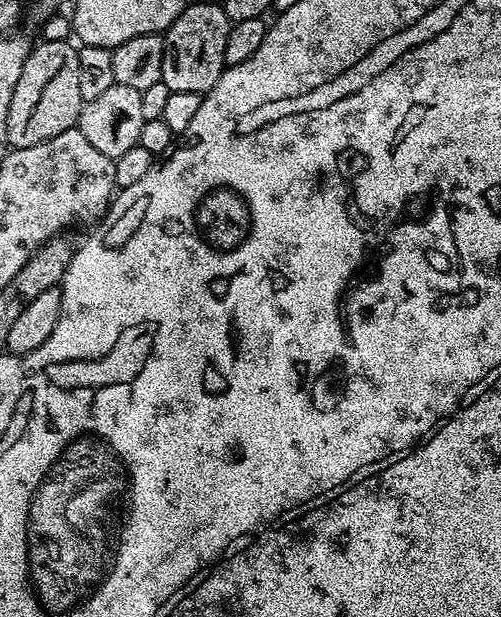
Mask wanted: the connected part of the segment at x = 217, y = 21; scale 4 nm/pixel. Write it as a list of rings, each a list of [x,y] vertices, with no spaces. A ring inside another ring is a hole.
[[[189,3],[178,14],[178,18],[168,27],[164,37],[164,57],[162,58],[162,78],[171,92],[210,91],[226,67],[226,38],[230,21],[223,7],[216,4]]]

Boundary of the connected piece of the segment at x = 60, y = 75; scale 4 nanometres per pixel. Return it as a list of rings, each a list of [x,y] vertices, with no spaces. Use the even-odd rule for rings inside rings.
[[[64,40],[37,43],[22,66],[22,78],[14,86],[10,110],[6,114],[6,134],[12,148],[34,146],[77,127],[80,110],[84,107],[82,93],[78,90],[78,51]]]

